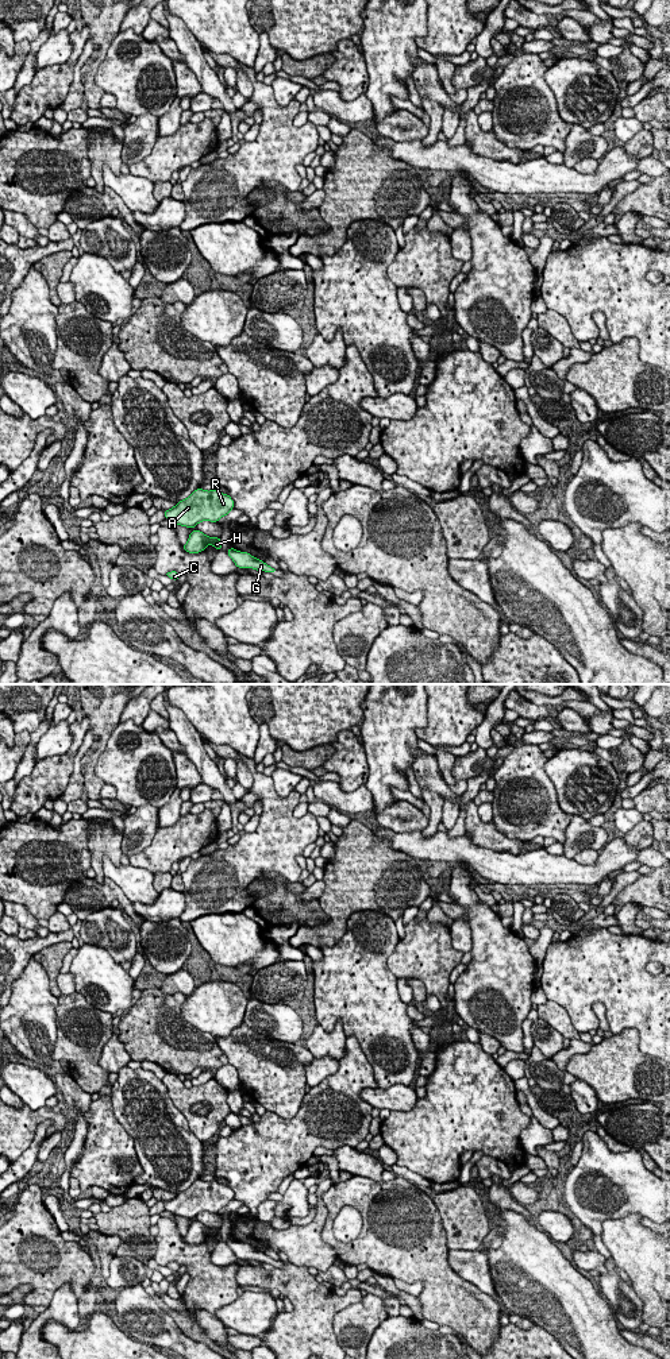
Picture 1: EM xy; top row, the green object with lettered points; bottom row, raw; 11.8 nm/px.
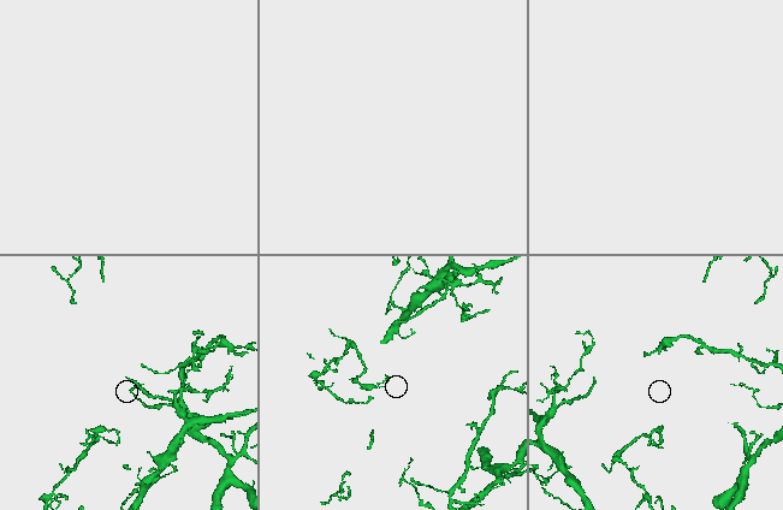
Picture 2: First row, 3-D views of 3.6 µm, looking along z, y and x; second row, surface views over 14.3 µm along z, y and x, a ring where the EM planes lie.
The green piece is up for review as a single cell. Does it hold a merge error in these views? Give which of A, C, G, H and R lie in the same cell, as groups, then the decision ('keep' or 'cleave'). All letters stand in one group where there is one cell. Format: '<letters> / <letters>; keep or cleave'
A C R / G H; cleave

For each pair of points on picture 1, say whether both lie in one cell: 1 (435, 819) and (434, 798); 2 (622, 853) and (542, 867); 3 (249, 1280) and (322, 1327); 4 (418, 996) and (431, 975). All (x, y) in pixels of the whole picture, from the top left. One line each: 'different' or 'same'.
1: same
2: same
3: same
4: different

